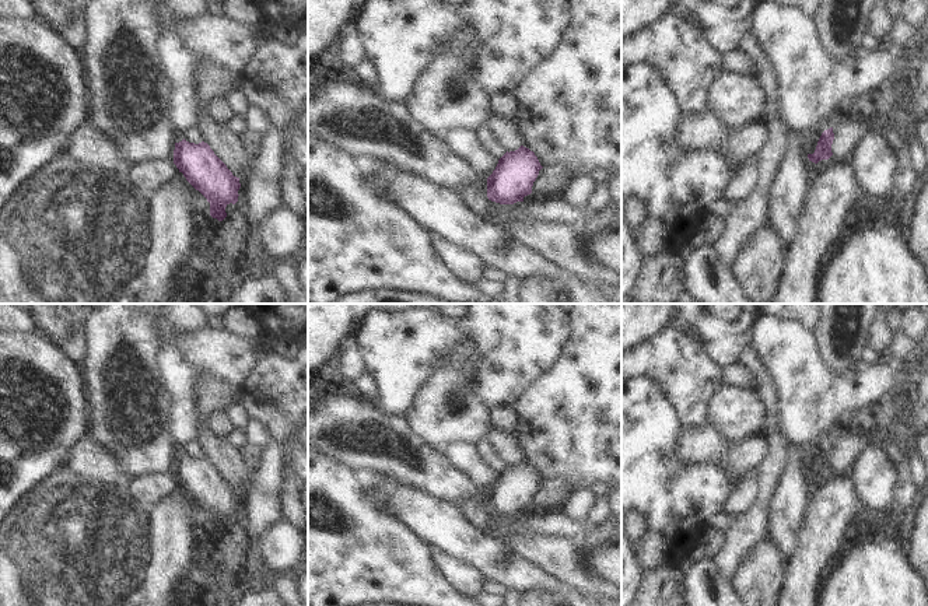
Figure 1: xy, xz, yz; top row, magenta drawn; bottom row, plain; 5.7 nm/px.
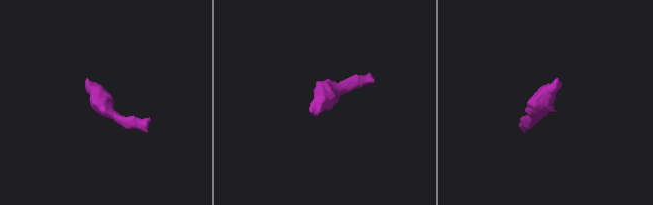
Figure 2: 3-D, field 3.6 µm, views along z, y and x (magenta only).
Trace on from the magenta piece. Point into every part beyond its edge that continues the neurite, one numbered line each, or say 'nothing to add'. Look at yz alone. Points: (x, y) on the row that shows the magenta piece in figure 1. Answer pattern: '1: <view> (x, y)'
1: yz (848, 130)

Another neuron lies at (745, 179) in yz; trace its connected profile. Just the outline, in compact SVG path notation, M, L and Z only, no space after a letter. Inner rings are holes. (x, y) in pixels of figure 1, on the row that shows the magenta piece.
M759 151L747 157L743 167L735 172L733 179L726 186L724 196L731 200L742 202L757 183Z

